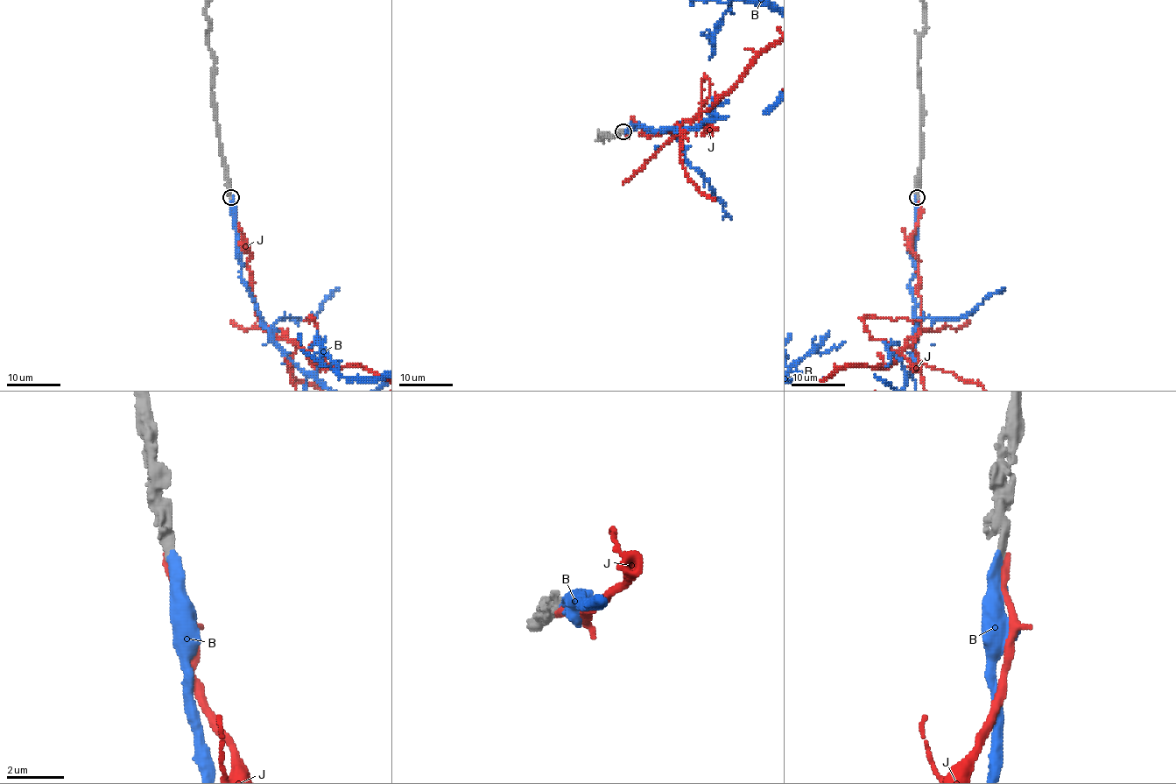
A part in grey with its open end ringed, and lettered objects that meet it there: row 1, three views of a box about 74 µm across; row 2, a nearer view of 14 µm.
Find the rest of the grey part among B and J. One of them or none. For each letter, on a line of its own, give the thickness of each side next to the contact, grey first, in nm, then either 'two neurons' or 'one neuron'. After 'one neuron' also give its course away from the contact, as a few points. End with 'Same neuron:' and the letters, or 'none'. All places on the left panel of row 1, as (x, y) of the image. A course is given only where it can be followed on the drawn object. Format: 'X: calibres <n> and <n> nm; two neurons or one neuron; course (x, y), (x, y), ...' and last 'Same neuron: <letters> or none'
B: calibres 320 and 360 nm; one neuron
J: calibres 360 and 280 nm; two neurons
Same neuron: B

